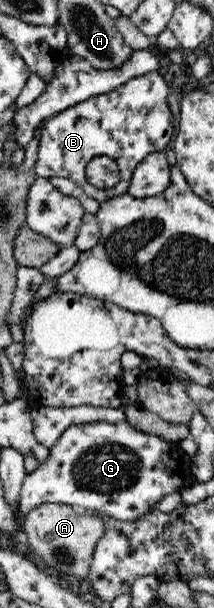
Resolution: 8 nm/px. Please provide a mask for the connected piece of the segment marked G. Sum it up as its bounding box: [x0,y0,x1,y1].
[16,420,195,522]

